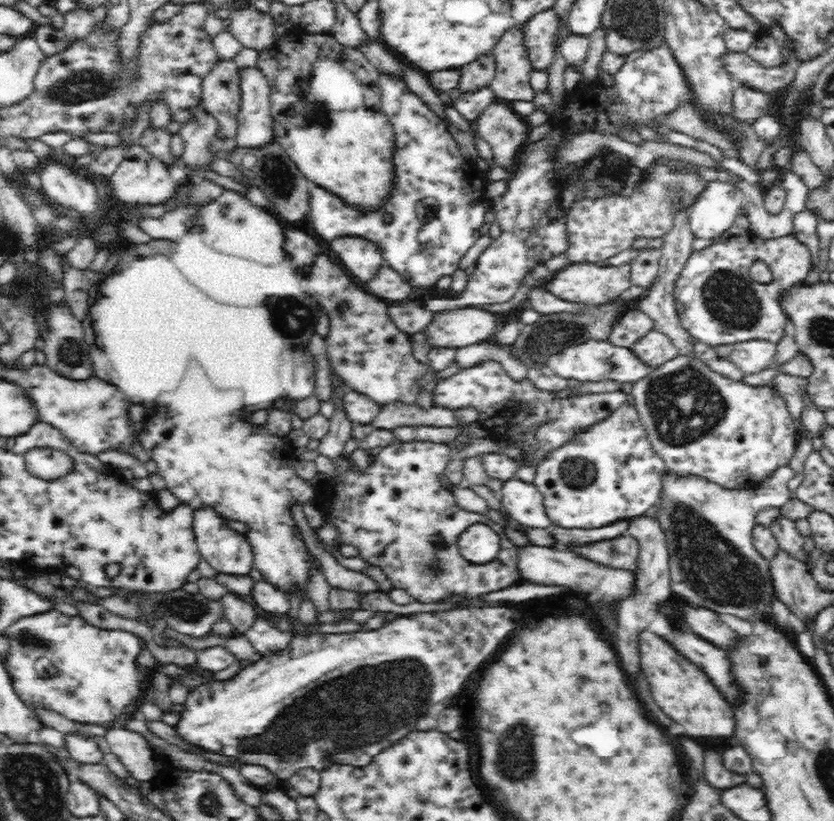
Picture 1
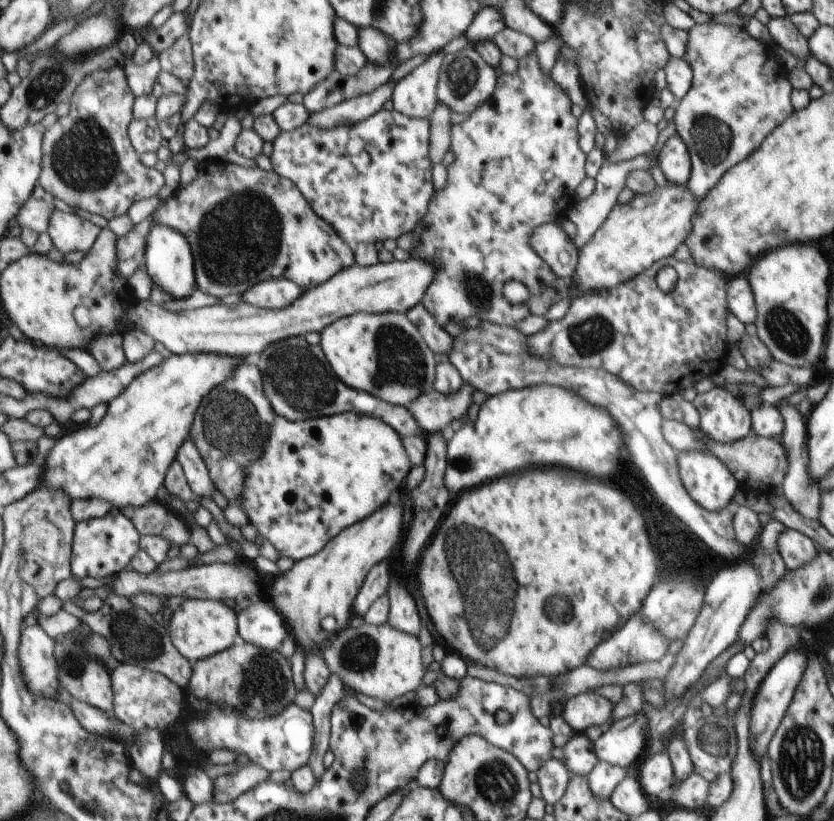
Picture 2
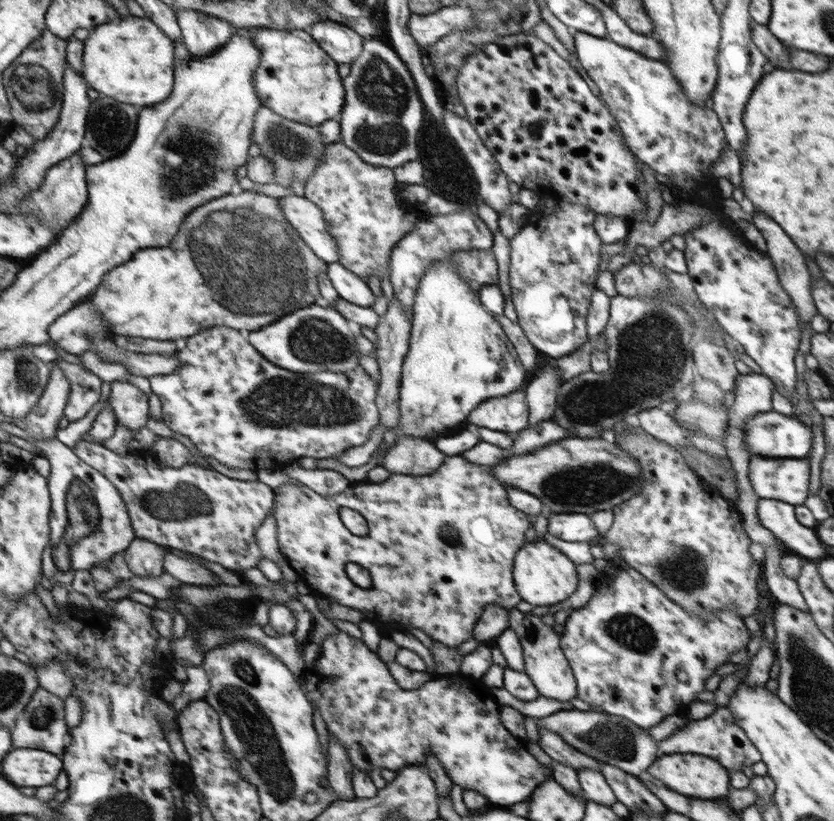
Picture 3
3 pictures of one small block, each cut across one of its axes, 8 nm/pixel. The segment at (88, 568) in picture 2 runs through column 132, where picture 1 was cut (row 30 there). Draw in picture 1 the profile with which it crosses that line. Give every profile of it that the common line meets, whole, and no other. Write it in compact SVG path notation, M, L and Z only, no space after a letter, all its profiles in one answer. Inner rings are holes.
M552 4L550 8L546 8L546 10L534 14L522 24L523 46L533 70L543 70L550 76L549 70L555 61L556 54L561 54L562 28L564 27L564 17L556 11L555 4Z

